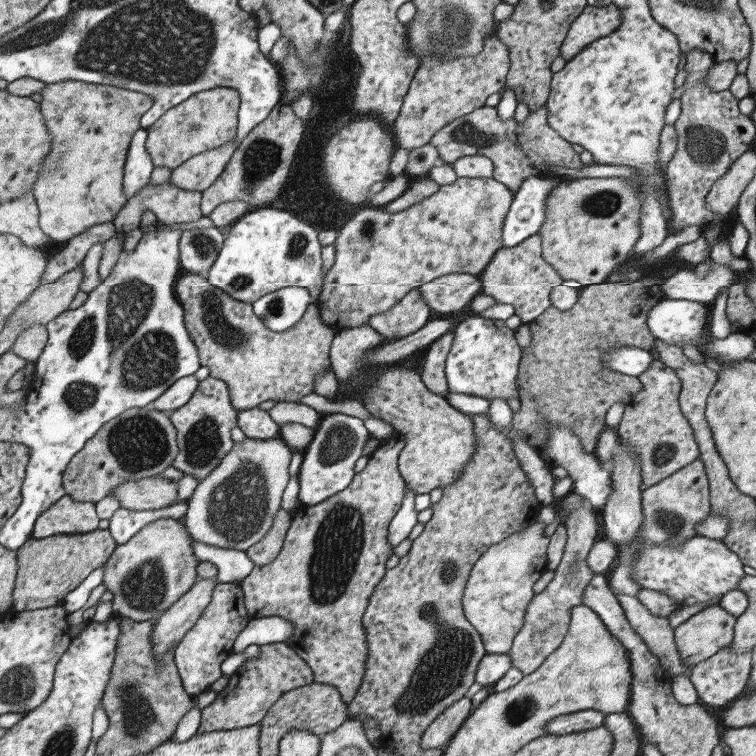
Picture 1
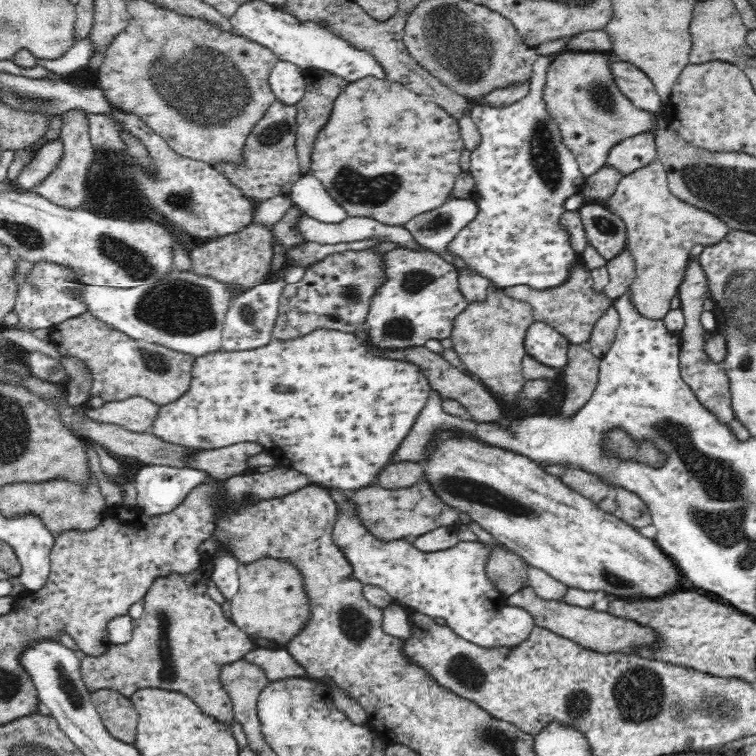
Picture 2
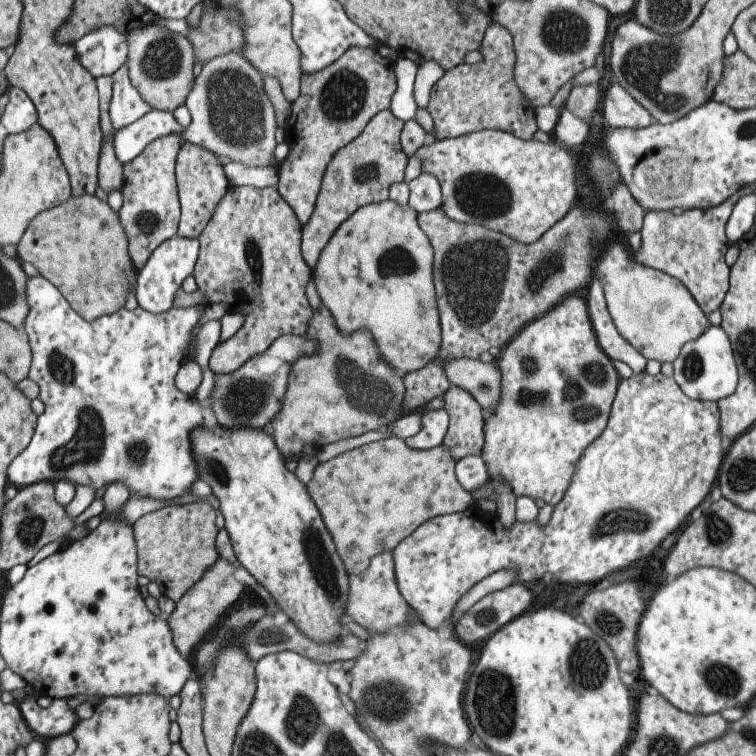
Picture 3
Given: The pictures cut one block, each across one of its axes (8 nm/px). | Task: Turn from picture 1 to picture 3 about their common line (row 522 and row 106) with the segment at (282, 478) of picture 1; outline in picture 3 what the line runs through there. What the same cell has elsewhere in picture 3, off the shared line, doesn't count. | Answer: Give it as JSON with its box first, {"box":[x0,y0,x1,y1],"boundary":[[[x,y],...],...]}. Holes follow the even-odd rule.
{"box":[179,52,275,168],"boundary":[[[227,52],[203,64],[183,106],[189,110],[191,118],[189,126],[179,136],[183,142],[203,146],[225,162],[229,160],[249,168],[275,168],[275,110],[263,92],[263,74],[239,52]]]}

